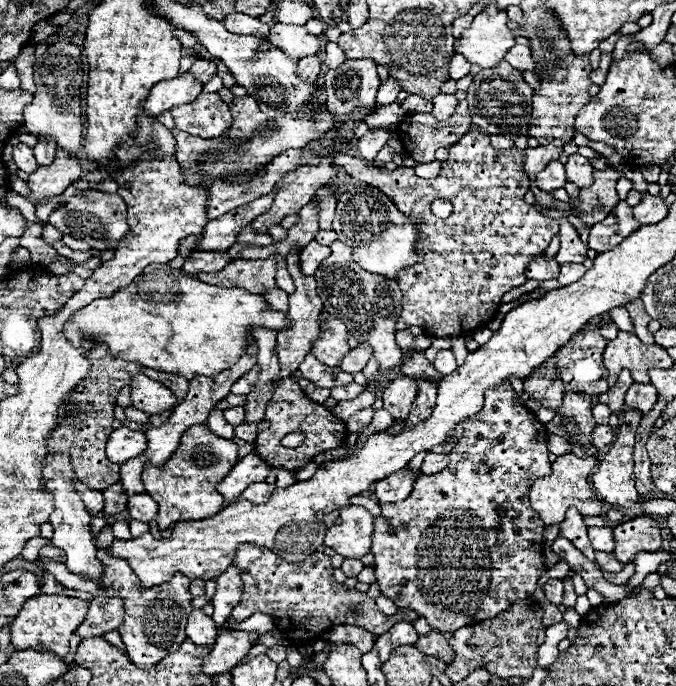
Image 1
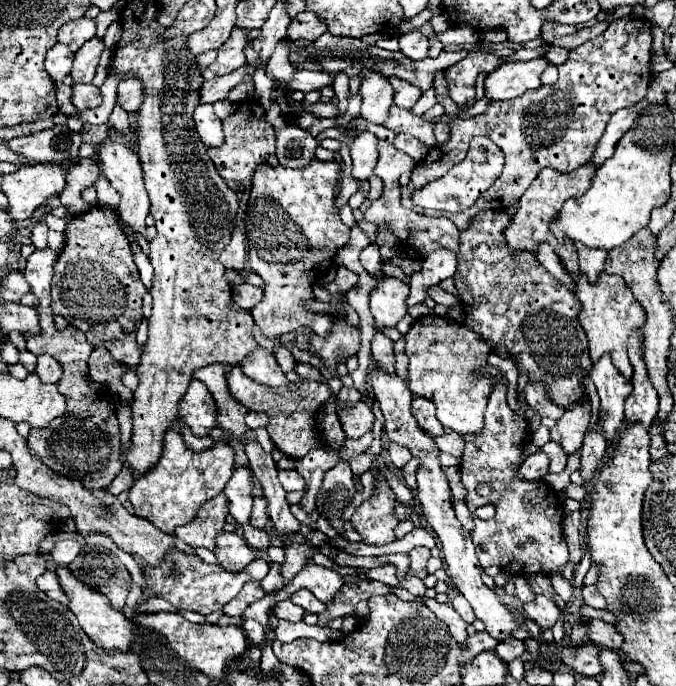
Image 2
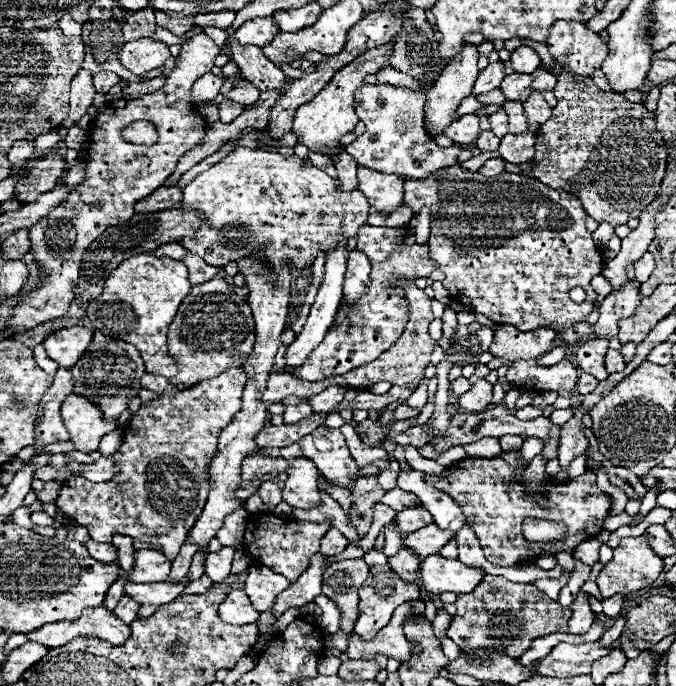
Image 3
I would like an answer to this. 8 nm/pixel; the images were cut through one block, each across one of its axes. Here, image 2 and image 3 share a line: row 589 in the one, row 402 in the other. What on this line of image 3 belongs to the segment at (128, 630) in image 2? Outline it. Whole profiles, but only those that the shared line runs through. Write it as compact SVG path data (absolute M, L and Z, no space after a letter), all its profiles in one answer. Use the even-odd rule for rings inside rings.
M70 394L64 400L60 416L70 434L70 442L76 450L84 454L98 450L102 436L116 428L116 422L108 422L100 414L102 412L98 410L98 406L88 402L84 396Z

